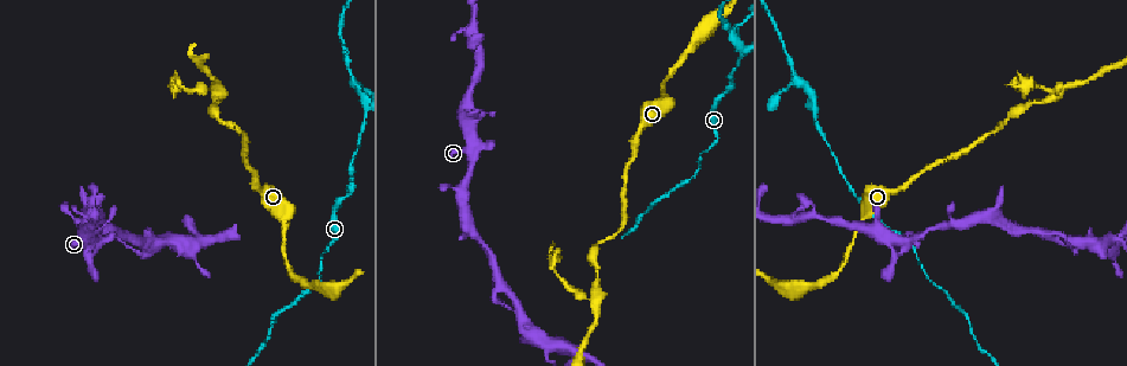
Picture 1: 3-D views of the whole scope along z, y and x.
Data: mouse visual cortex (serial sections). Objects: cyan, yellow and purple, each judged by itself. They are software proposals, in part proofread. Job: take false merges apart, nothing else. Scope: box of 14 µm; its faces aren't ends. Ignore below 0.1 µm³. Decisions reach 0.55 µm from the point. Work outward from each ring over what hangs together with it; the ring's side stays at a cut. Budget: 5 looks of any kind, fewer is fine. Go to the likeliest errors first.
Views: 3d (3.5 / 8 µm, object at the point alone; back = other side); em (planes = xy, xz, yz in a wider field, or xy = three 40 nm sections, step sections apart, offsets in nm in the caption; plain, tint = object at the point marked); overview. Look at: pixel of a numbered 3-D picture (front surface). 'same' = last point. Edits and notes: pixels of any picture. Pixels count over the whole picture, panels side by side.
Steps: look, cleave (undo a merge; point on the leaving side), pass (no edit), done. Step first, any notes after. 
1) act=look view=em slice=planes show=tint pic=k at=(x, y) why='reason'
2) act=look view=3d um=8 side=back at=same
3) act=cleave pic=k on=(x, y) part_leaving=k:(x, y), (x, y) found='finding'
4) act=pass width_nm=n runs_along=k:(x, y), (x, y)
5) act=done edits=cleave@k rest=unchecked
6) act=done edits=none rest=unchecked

act=look view=3d um=8 pic=1 at=(732, 35) why='branch point'

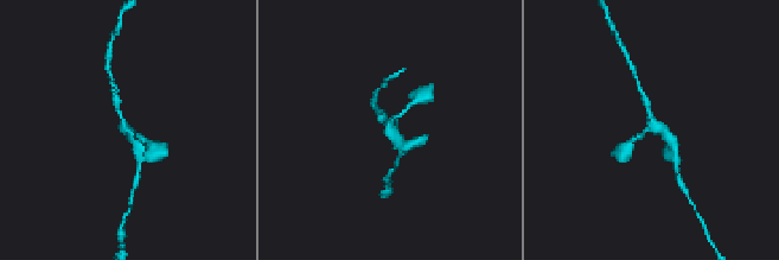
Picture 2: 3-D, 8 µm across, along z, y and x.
act=look view=em slice=xy step=1 show=tint pic=2 at=(389, 127) arms=3 arm_widths_nm=100,150,300 why='need the tissue'

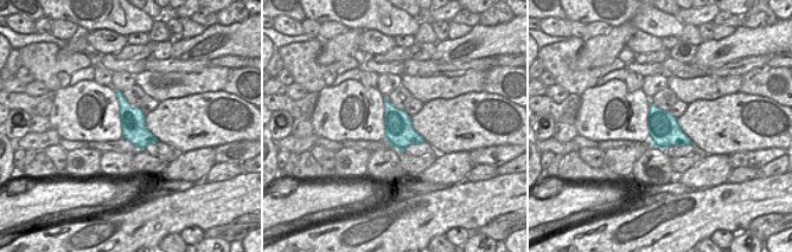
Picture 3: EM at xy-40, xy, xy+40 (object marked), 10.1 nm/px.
act=pass runs_along=2:(674, 148), (651, 120), (643, 96) found='one cell here'

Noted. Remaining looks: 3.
act=look view=3d um=3.5 pic=1 at=(599, 297) why='calibre changes'

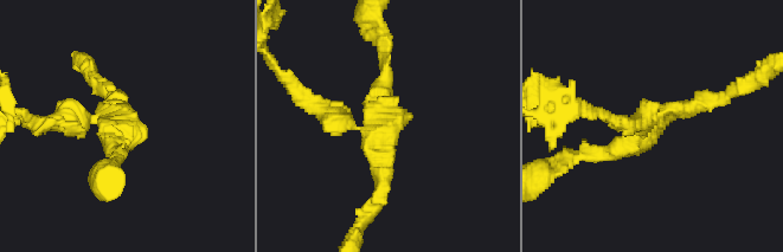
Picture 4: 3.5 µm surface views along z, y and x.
act=look view=em slice=xy step=3 show=tint pic=4 at=(121, 125) arms=3 arm_widths_nm=200,200,250 why='need the tissue'

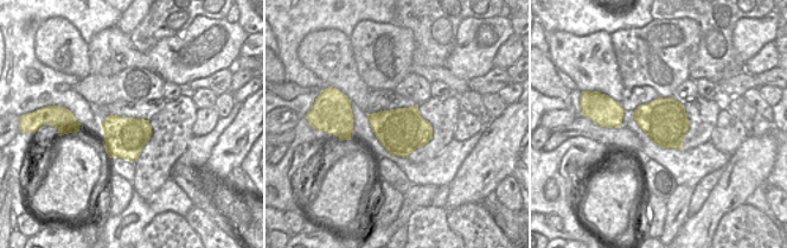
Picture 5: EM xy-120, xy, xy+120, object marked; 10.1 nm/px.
act=pass runs_along=4:(383, 56), (387, 122), (358, 128), (314, 108) found='all the same cell'

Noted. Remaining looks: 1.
act=done edits=none rest=unchecked

